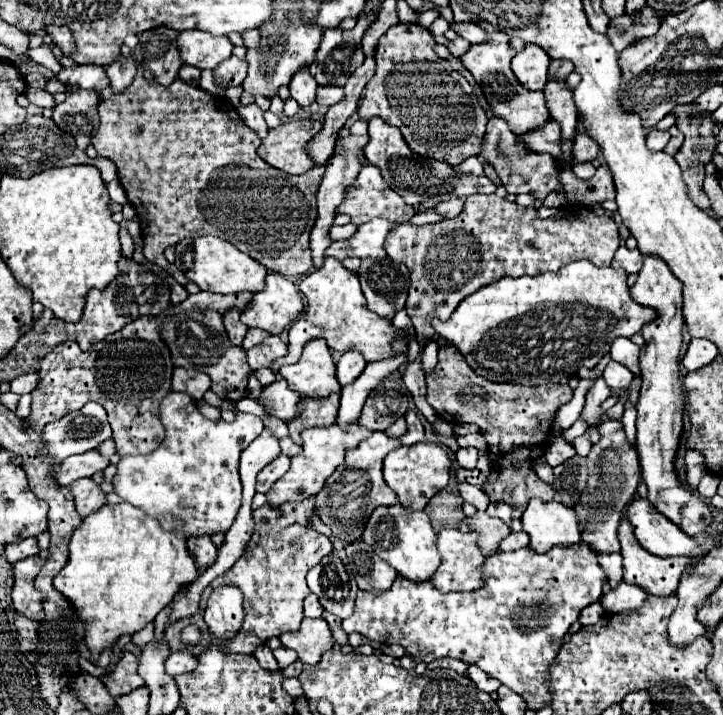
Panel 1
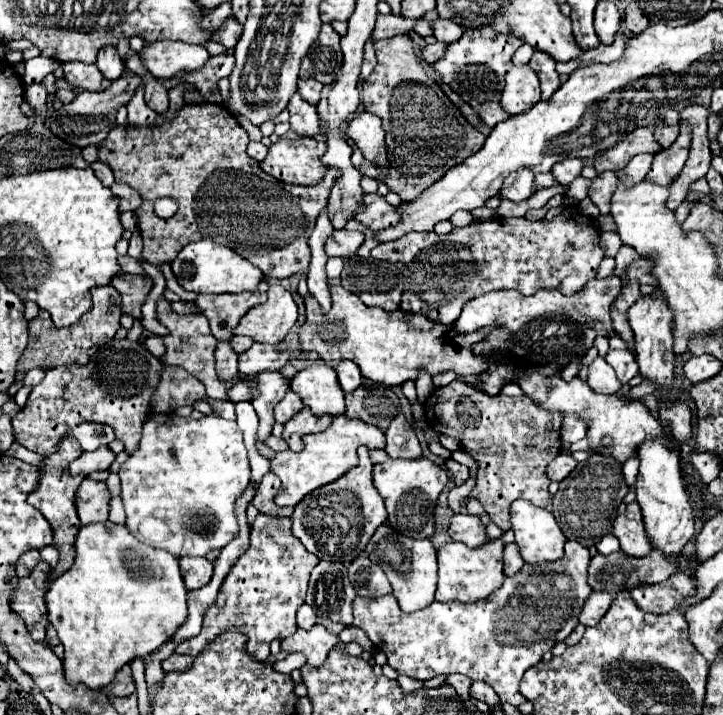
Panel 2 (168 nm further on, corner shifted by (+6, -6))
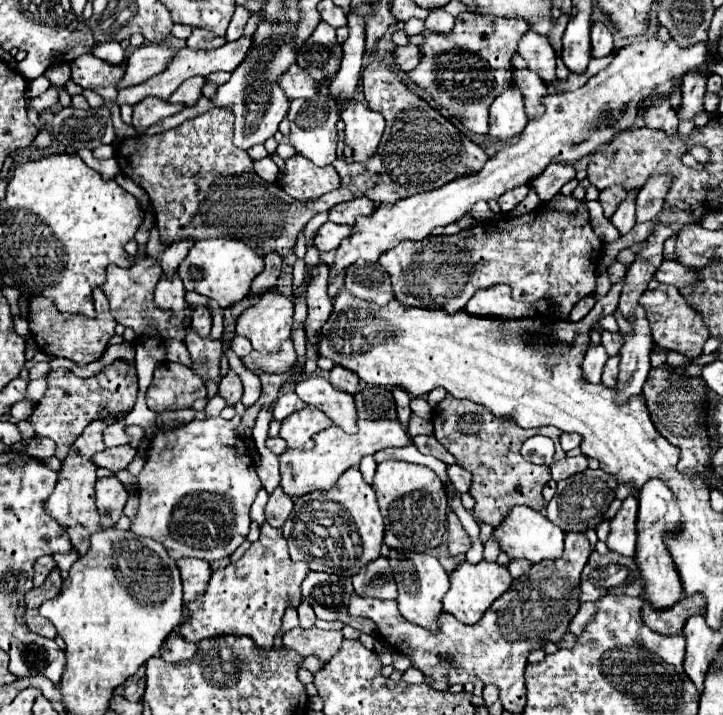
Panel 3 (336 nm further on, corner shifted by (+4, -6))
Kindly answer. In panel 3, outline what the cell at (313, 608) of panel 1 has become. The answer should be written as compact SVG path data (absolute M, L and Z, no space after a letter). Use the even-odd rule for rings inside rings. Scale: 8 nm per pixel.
M301 601L299 607L297 607L297 611L299 611L299 623L301 623L301 627L309 629L309 627L315 625L317 617L315 617L315 613L313 613L313 609L311 609L311 605L307 601Z

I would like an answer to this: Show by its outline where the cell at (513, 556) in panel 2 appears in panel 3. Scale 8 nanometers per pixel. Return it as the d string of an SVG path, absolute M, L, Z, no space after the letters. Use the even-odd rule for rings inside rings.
M513 559L511 563L509 563L509 573L517 579L517 577L521 577L523 573L527 573L531 569L531 563L527 563L527 561L523 561L523 559Z

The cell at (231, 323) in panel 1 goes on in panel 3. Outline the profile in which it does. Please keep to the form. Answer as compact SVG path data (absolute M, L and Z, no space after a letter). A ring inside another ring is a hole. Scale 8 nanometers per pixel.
M229 371L221 383L219 383L219 397L223 397L227 401L227 405L235 407L239 401L241 401L241 395L243 395L243 383L239 379L239 375L235 375L235 371Z

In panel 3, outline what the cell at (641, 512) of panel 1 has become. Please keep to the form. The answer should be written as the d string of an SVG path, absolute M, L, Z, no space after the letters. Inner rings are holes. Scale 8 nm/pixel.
M627 497L617 511L617 515L611 519L609 525L609 537L607 537L607 547L613 553L633 557L635 555L635 545L637 545L637 499Z

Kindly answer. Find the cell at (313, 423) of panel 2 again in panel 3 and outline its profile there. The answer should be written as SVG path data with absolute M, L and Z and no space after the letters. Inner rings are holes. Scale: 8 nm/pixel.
M307 405L307 407L295 411L293 415L289 415L287 419L283 419L279 437L283 437L287 441L289 449L311 449L313 435L331 425L333 425L333 421L323 411Z

